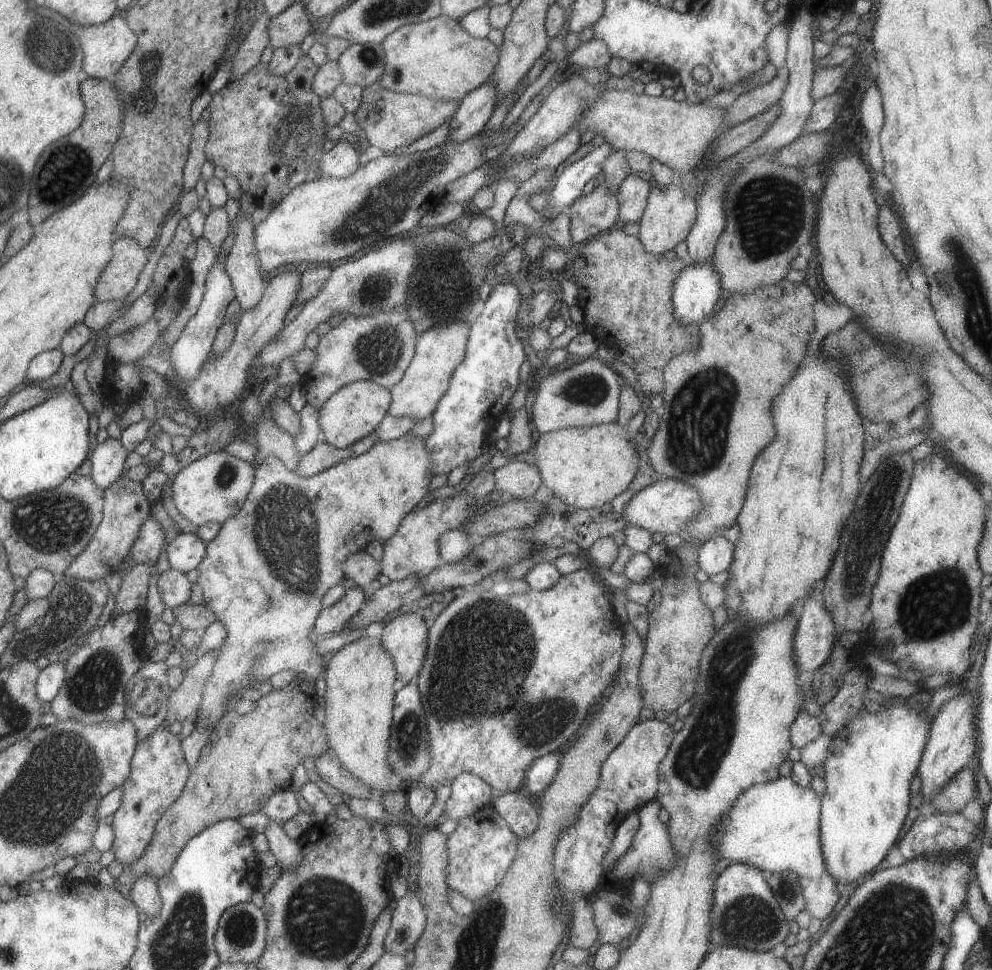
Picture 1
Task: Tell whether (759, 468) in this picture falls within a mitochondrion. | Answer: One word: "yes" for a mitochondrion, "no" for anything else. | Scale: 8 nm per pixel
no

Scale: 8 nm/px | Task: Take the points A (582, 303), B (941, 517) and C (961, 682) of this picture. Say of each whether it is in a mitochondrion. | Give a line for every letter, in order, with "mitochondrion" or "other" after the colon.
A: other
B: other
C: other

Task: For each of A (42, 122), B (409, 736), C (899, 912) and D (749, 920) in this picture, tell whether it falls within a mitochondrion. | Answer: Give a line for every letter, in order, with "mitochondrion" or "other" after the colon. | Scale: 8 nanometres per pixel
A: other
B: mitochondrion
C: mitochondrion
D: mitochondrion

